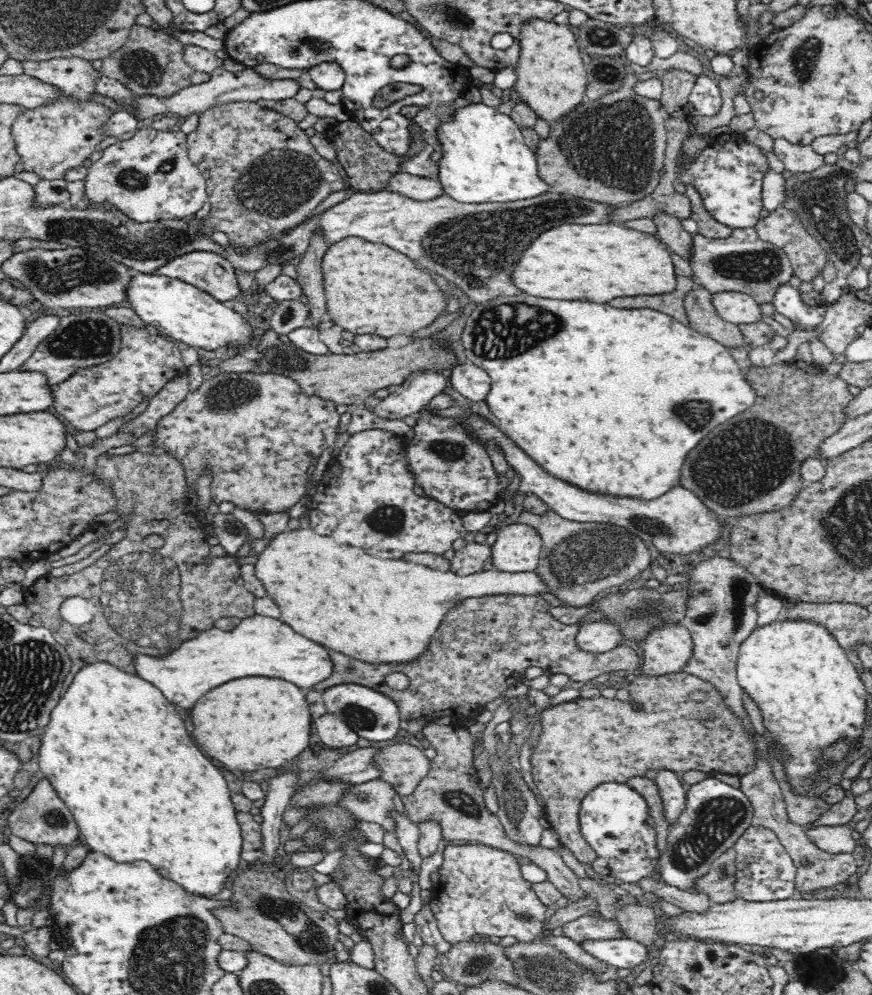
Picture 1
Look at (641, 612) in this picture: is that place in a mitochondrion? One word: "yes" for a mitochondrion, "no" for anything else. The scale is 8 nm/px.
yes

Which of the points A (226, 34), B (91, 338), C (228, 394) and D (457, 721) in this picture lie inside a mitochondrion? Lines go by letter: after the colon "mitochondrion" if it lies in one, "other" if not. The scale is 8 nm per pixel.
A: other
B: mitochondrion
C: mitochondrion
D: other

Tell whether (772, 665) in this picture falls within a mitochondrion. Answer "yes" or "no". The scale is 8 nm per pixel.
no

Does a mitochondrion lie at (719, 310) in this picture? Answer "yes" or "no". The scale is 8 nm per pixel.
no

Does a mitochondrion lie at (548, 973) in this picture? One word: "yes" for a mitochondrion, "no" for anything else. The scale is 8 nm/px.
yes

